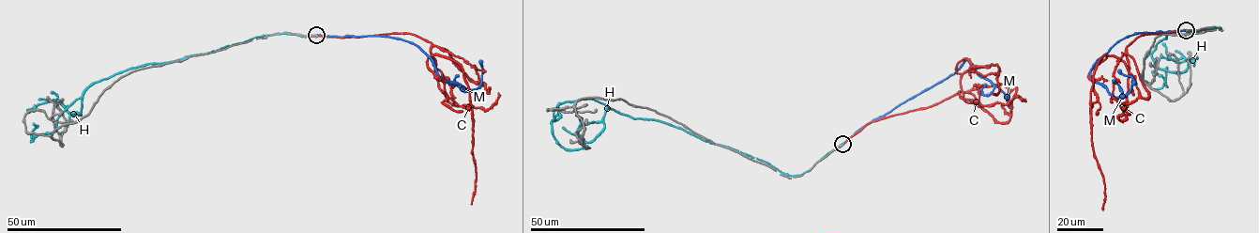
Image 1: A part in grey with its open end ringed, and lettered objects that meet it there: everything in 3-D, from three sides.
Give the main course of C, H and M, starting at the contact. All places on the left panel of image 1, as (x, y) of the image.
C: (316, 35), (411, 33), (432, 44), (434, 66), (435, 54), (461, 67), (473, 121), (476, 178), (471, 204)
H: (315, 36), (265, 35), (128, 69), (92, 84), (81, 115), (56, 100), (28, 111), (35, 104)
M: (316, 35), (374, 36), (413, 42), (427, 54), (443, 81), (467, 89), (477, 88), (480, 85), (480, 60)

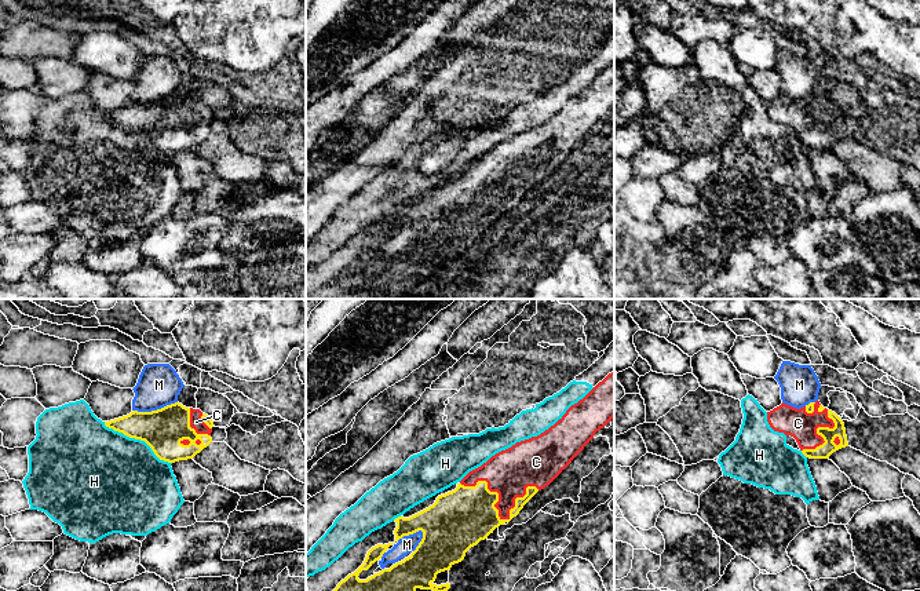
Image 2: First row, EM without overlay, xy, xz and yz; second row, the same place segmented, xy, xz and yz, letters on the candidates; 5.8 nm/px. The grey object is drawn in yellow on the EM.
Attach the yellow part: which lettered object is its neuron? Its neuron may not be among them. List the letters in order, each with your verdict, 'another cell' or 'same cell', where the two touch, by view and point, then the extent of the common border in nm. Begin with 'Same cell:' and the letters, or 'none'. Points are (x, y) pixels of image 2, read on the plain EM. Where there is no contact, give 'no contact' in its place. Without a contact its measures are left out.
Same cell: C
C: same cell; contact xz (497, 203); length 460 nm
H: another cell; contact xy (138, 130); length 460 nm
M: another cell; contact xz (409, 225); length 170 nm

